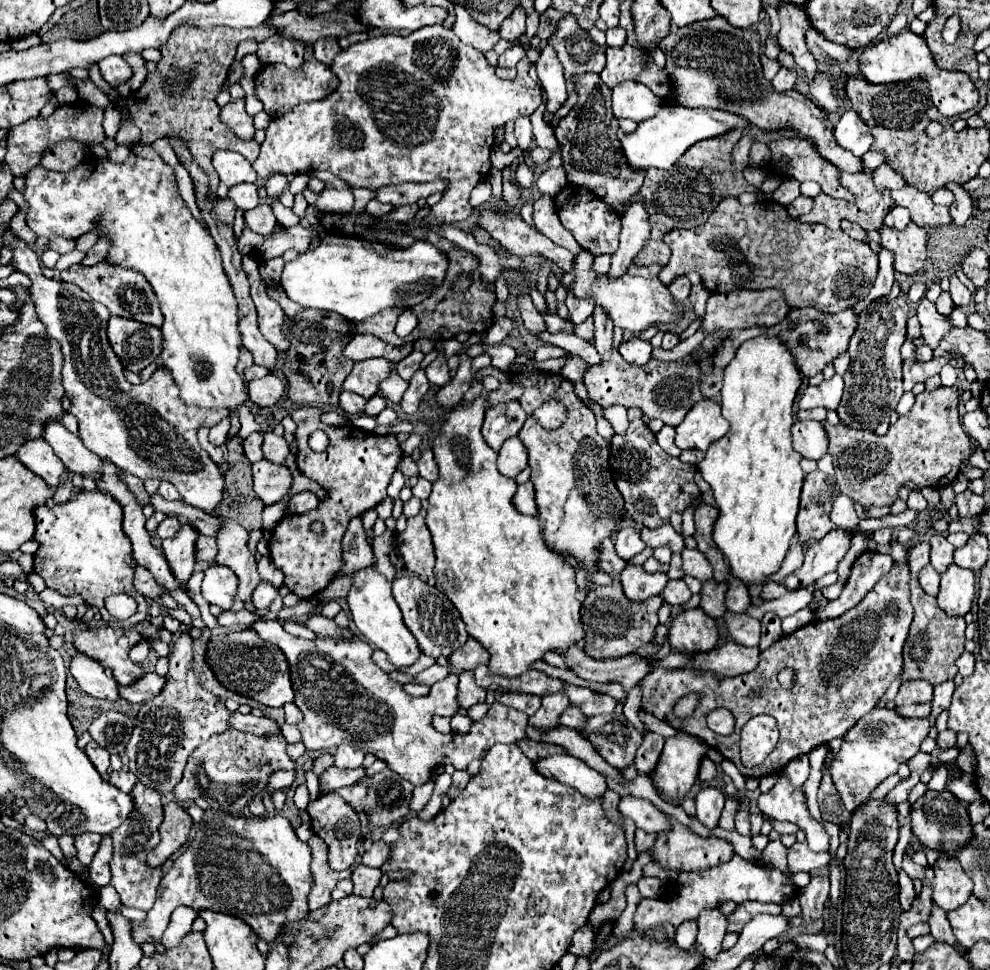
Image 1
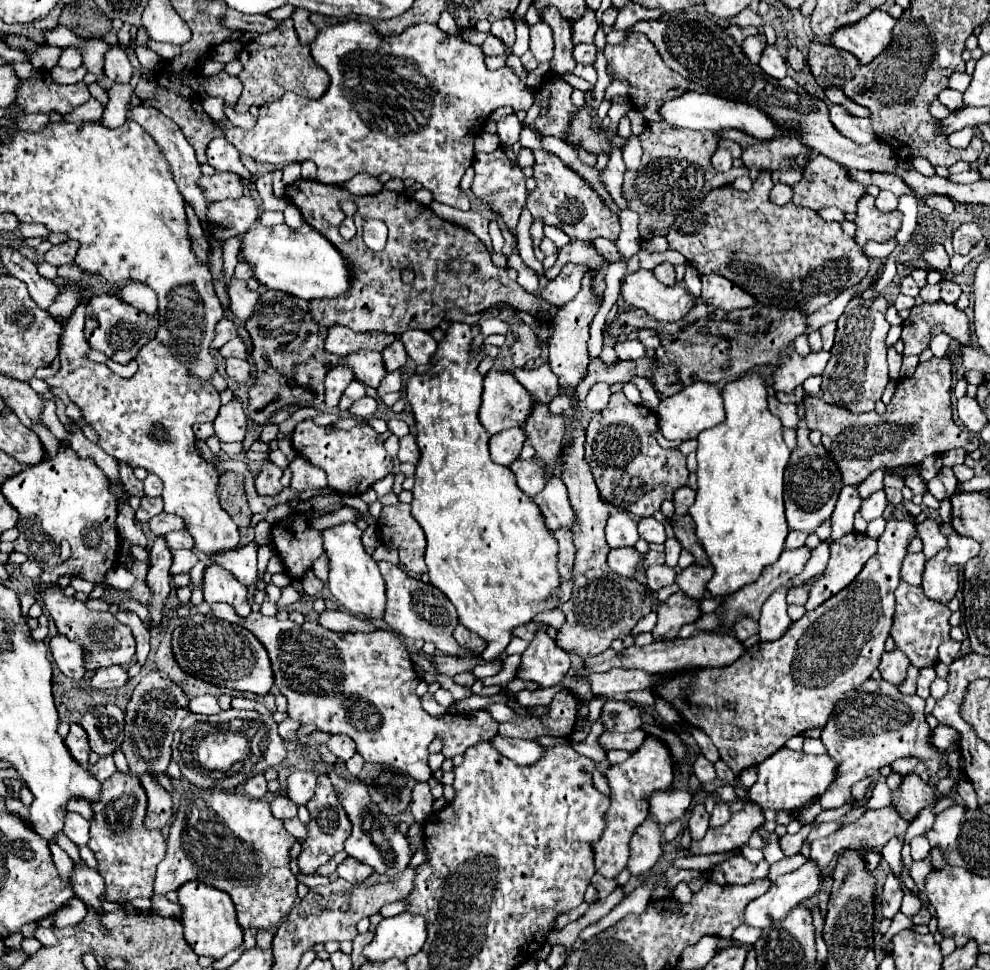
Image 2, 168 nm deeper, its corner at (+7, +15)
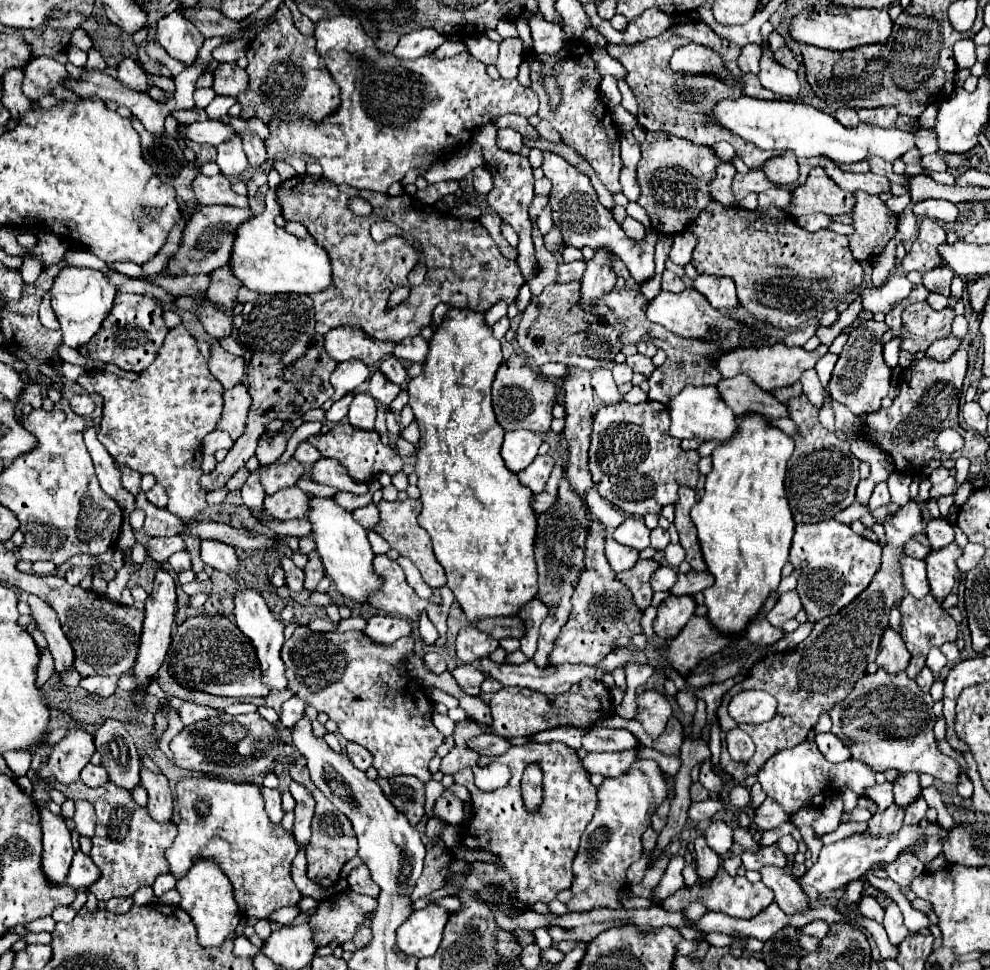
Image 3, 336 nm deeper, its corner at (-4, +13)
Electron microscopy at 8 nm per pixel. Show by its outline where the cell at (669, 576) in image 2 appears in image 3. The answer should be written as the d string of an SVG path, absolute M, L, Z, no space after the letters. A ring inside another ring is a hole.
M660 566L650 578L652 590L660 590L660 592L668 592L670 586L674 586L674 582L676 582L676 570L670 566Z

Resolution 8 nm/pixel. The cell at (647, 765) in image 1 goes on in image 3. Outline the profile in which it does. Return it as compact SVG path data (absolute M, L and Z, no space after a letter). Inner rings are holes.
M596 728L582 736L582 748L586 752L620 752L638 746L638 740L628 730Z

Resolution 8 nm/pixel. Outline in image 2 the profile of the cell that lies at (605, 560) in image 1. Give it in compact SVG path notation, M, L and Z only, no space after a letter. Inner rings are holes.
M551 476L547 480L547 486L533 500L541 508L545 522L549 524L551 530L557 530L557 528L571 530L577 524L577 516L569 502L567 488L559 476Z

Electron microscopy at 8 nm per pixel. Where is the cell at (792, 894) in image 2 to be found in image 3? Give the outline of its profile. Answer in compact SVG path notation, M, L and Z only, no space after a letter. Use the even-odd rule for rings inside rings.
M936 822L928 824L928 828L902 826L896 834L888 834L888 836L880 836L880 838L870 836L868 832L856 832L856 834L850 834L830 846L824 846L820 850L818 862L800 878L800 884L810 884L818 892L832 892L832 890L844 888L852 880L860 878L870 866L880 864L880 862L882 864L894 862L904 852L910 852L922 864L928 864L942 852L942 840L946 840L946 836L948 836L948 832Z

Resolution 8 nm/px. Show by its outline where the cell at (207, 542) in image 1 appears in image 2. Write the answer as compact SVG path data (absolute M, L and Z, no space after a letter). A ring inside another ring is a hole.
M187 528L177 530L177 532L169 532L169 534L167 534L167 540L169 540L169 548L173 548L173 550L179 550L179 548L189 548L189 550L193 550L193 548L195 548L193 536L189 534Z

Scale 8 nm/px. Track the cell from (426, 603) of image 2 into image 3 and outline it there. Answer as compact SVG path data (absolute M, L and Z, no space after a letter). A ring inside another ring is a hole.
M374 556L374 574L382 578L382 586L368 598L368 604L384 614L394 614L408 620L418 620L430 600L418 598L408 586L402 568L388 556Z

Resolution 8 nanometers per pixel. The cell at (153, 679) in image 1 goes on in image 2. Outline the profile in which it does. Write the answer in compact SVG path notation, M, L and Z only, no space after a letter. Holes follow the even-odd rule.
M111 666L111 668L101 668L95 672L91 686L95 690L107 690L107 688L121 688L129 680L129 674L123 666Z

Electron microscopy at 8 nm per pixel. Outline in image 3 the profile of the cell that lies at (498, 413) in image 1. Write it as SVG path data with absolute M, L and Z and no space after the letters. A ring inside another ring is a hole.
M512 354L496 372L494 384L492 384L492 404L494 414L498 418L498 424L504 430L532 430L532 432L548 432L552 422L552 408L558 402L560 386L548 382L544 376L540 376L528 362L526 354Z

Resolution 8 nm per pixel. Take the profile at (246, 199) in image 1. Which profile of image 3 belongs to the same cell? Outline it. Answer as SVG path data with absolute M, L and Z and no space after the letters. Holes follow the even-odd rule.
M198 174L192 180L192 190L196 194L196 200L206 206L206 204L224 204L224 206L236 206L236 208L248 208L248 198L238 196L230 188L230 180L224 174L218 176L202 176Z

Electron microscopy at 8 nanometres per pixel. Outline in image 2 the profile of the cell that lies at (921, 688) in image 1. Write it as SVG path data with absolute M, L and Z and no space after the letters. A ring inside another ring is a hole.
M893 650L893 652L883 654L883 660L879 664L879 672L881 672L883 680L887 680L889 684L901 686L907 676L909 666L911 666L909 658L901 650Z

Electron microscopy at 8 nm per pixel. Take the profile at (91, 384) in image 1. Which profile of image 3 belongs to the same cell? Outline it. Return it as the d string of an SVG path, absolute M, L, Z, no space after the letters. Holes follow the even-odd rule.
M176 326L166 334L156 360L140 372L138 380L130 382L110 372L88 372L84 376L78 376L76 382L86 392L100 394L106 402L102 426L98 428L98 440L104 444L116 464L124 464L140 474L152 474L156 478L156 484L164 486L168 494L168 510L180 518L194 518L208 506L206 494L198 486L198 480L202 476L202 438L216 428L224 400L220 382L216 382L216 378L208 374L206 358L198 352L196 340L184 326Z

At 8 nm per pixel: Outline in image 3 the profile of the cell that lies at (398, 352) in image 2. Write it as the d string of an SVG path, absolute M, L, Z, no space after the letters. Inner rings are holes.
M388 356L388 358L382 362L380 370L382 370L382 374L384 374L390 382L394 382L394 384L404 384L404 382L406 382L406 370L404 370L404 366L402 366L402 362L400 362L398 358Z

